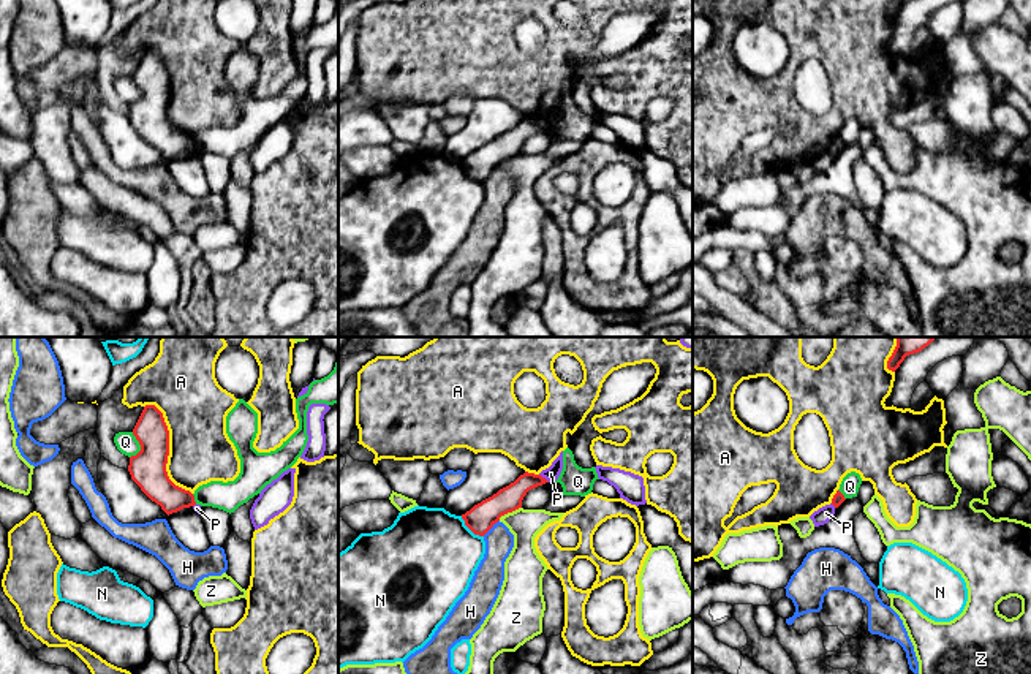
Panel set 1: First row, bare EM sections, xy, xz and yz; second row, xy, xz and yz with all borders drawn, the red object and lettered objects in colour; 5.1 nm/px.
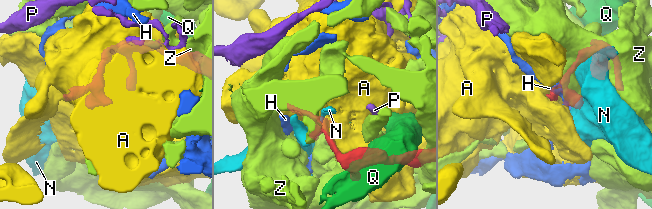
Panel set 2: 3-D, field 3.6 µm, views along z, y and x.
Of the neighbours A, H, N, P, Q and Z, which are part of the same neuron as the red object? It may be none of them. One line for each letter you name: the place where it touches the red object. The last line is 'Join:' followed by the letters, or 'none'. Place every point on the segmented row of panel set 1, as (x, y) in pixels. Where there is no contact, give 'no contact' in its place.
Join: none

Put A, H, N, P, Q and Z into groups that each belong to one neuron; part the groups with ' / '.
A / H / N / P / Q / Z

